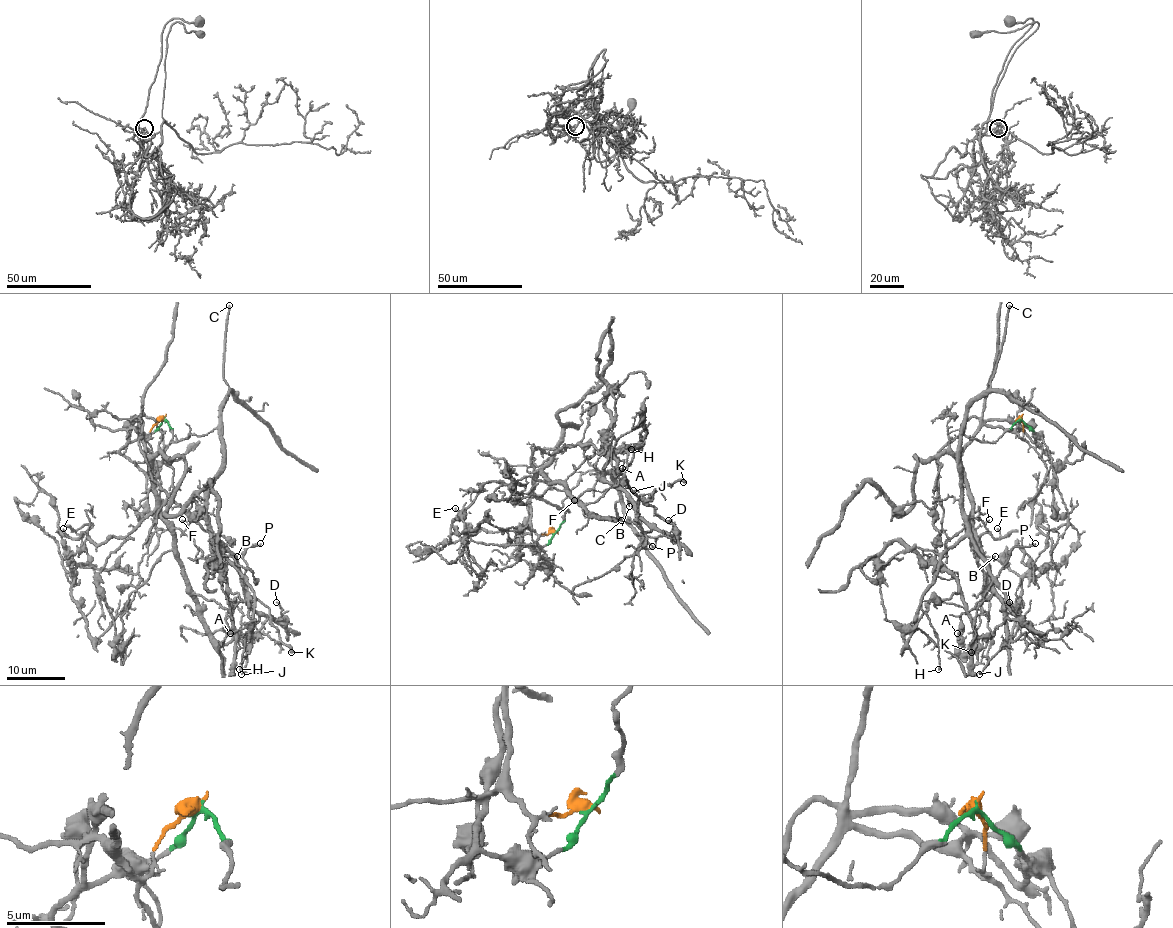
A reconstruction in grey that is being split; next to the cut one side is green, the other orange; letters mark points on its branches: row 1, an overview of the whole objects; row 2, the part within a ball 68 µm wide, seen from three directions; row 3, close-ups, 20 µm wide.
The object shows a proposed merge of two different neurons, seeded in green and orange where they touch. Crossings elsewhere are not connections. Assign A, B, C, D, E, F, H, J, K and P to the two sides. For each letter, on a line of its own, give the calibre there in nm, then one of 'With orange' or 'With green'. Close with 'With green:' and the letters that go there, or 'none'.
A: Thickness 200 nm. With orange
B: Thickness 170 nm. With green
C: Thickness 260 nm. With green
D: Thickness 130 nm. With green
E: Thickness 90 nm. With orange
F: Thickness 130 nm. With green
H: Thickness 200 nm. With green
J: Thickness 130 nm. With orange
K: Thickness 400 nm. With green
P: Thickness 110 nm. With green
With green: B, C, D, F, H, K, P

